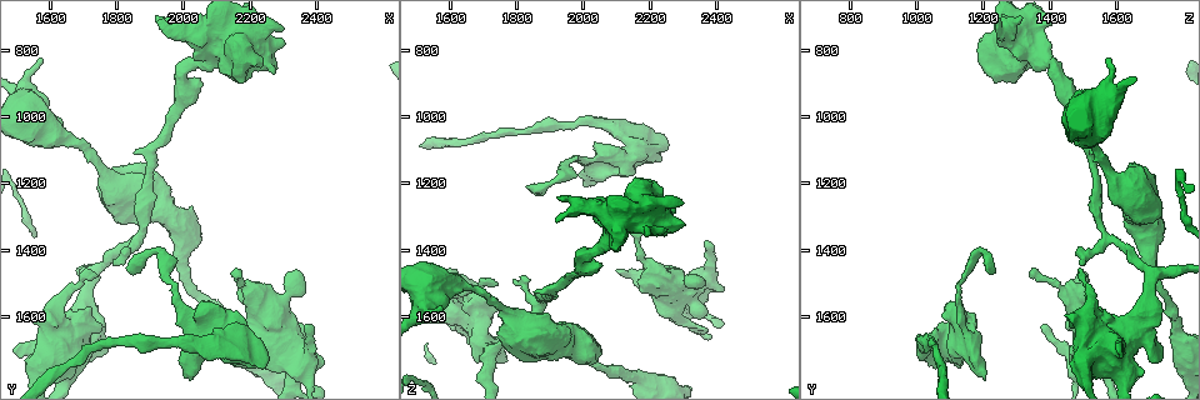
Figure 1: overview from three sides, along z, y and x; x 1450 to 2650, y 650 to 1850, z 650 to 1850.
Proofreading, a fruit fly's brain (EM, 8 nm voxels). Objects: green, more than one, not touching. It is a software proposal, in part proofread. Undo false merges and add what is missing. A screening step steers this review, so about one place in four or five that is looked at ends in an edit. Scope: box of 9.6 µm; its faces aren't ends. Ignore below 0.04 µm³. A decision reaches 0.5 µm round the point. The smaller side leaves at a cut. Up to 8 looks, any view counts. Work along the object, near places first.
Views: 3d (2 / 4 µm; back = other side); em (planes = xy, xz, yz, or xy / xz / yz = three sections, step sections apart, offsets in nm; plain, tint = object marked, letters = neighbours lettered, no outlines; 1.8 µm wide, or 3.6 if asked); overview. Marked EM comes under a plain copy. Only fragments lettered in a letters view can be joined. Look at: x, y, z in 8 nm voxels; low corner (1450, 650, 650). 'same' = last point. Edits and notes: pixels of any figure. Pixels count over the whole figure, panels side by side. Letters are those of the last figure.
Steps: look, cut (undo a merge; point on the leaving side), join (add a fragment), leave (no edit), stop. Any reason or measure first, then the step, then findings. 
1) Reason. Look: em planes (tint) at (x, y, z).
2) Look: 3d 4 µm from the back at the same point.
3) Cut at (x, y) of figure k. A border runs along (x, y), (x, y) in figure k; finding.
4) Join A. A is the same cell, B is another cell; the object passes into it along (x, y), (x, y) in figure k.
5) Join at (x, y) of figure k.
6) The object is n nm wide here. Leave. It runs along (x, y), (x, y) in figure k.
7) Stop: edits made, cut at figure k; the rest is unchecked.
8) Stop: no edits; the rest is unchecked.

Look: 3d 4 µm at (1570, 1590, 1450).

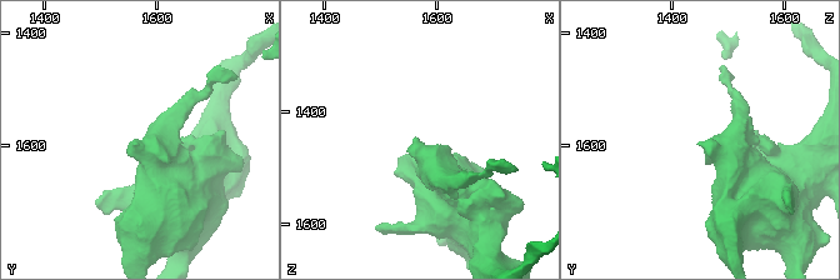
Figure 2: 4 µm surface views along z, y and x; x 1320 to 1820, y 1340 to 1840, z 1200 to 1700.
Shape alone is not enough. Look: em yz step 16 (tint) at (1565, 1595, 1445).

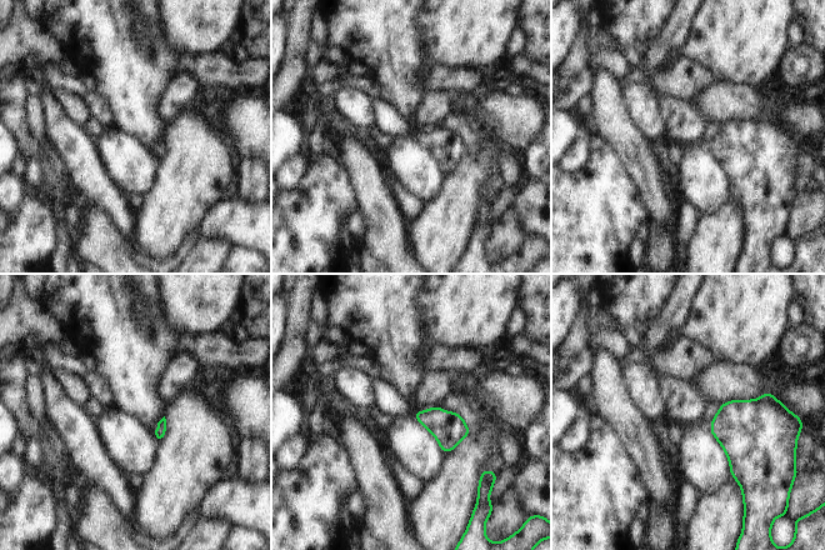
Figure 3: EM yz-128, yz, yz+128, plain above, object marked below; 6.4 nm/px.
Look: em planes (letters) at the same point.

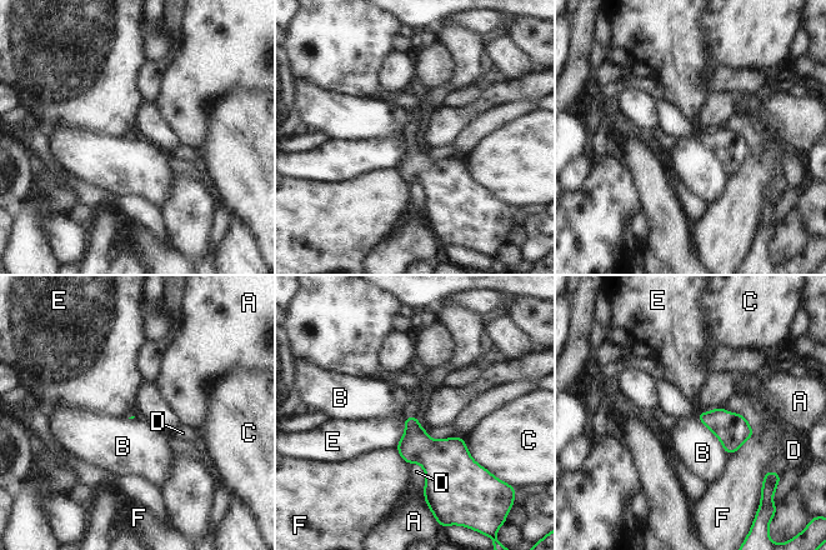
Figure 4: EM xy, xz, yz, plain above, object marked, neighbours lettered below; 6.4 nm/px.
Leave. A, B, C, D, E and F are other cells; a border runs along (695, 418), (716, 436), (727, 455) in figure 4; none of them fits.

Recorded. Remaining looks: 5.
Look: 3d 2 µm at (1570, 820, 1570).

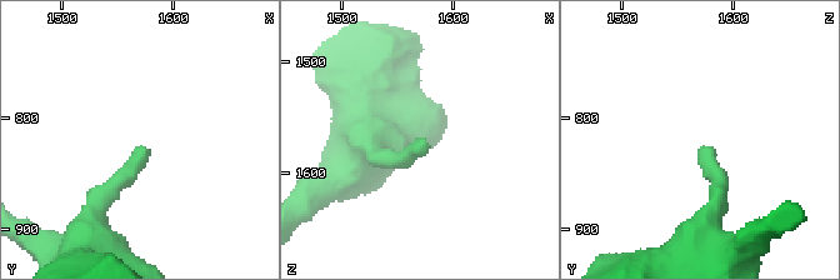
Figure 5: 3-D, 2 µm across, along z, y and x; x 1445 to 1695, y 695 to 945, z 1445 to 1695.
Need the tissue. Look: em 3.6 µm planes (letters) at (1572, 828, 1568).

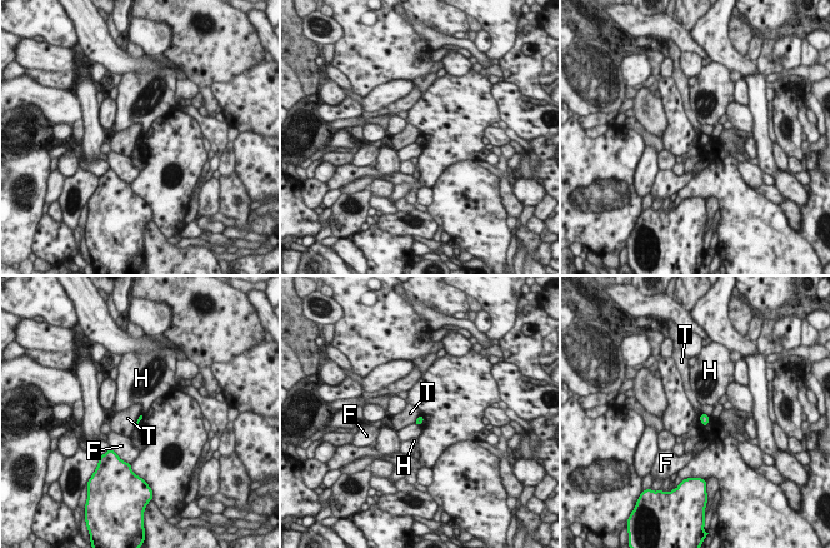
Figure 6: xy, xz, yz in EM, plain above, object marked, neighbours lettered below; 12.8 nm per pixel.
Leave. F, H and T are other cells; a border runs along (420, 414), (414, 422) in figure 6; none of them fits.

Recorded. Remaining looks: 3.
Long arm stops here. Look: 3d 4 µm at (1870, 1470, 1240).

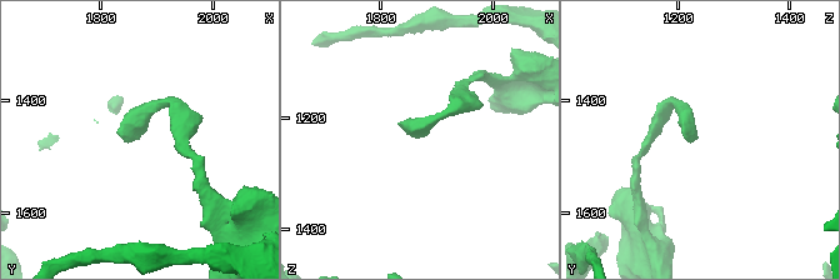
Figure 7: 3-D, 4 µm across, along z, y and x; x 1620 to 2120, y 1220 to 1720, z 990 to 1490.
Now the EM. Look: em yz step 16 (letters) at (1870, 1465, 1235).

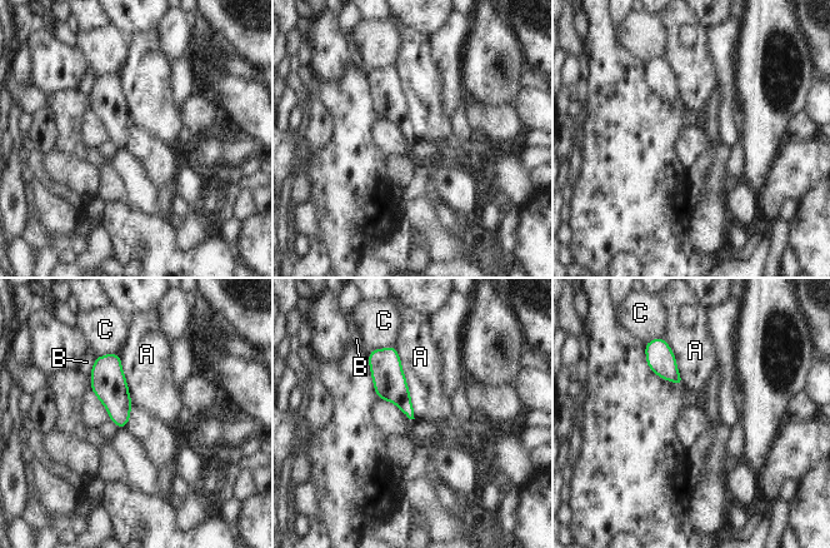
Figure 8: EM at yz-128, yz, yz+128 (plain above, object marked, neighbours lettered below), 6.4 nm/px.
Look: em planes (letters) at the same point.

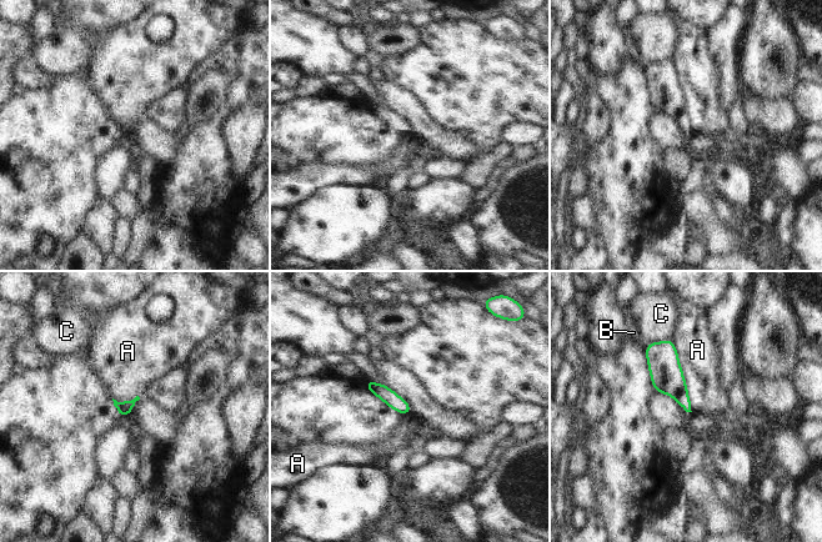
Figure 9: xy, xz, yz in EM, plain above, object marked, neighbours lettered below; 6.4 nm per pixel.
Leave. A, B and C are other cells; it runs along (369, 384), (407, 410) in figure 9; no lettered fragment goes on from it.

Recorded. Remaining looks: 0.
Stop: no edits; the rest is unchecked.

